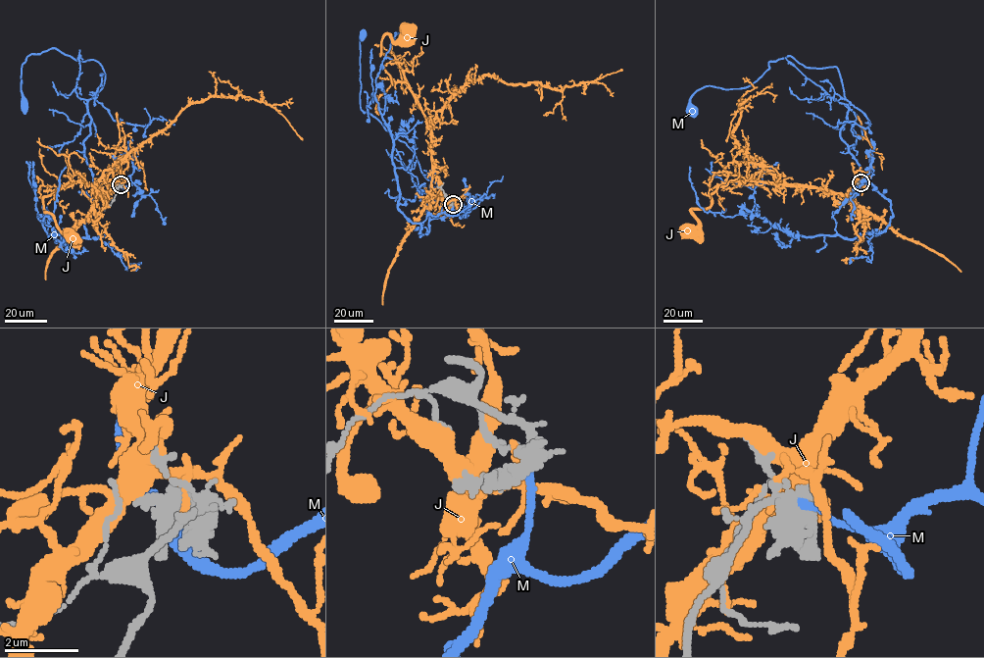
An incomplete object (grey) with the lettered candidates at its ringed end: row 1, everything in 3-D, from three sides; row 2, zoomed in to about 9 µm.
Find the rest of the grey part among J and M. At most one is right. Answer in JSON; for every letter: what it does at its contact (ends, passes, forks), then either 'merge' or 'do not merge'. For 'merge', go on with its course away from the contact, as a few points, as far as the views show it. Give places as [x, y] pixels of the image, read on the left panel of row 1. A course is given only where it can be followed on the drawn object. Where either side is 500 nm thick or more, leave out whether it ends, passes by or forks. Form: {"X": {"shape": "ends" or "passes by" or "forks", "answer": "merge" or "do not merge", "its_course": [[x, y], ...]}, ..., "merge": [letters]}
{"J": {"shape": "ends", "answer": "do not merge"}, "M": {"shape": "ends", "answer": "merge", "its_course": [[121, 184], [96, 190], [84, 155], [99, 63], [31, 53], [24, 107]]}, "merge": ["M"]}

